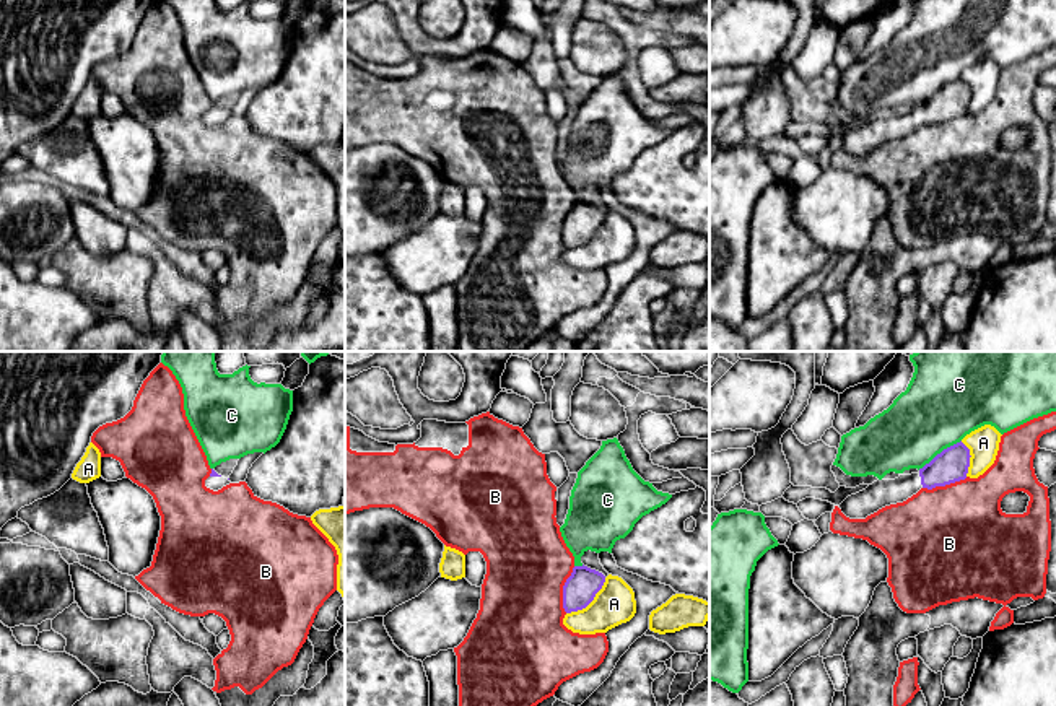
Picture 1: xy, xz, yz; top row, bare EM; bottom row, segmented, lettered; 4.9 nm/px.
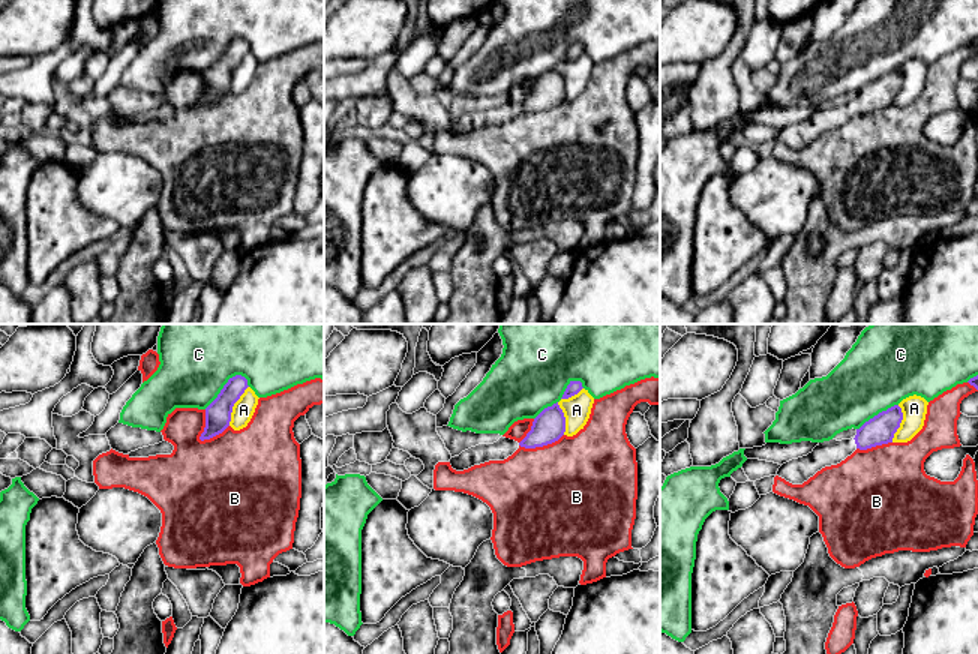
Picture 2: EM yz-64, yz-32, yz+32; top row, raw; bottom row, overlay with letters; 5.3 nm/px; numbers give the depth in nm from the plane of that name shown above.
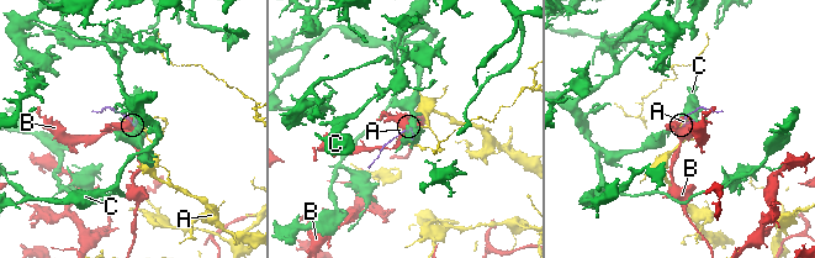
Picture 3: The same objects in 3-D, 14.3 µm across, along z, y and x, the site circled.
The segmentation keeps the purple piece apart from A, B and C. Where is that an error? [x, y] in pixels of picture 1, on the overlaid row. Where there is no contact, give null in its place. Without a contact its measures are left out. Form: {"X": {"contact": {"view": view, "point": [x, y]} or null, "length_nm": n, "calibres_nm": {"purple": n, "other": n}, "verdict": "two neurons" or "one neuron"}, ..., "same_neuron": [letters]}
{"A": {"contact": {"view": "xz", "point": [589, 602]}, "length_nm": 260, "calibres_nm": {"purple": 160, "other": 200}, "verdict": "two neurons"}, "B": {"contact": {"view": "xz", "point": [563, 589]}, "length_nm": 240, "calibres_nm": {"purple": 160, "other": 420}, "verdict": "two neurons"}, "C": {"contact": {"view": "yz", "point": [941, 453]}, "length_nm": 260, "calibres_nm": {"purple": 170, "other": 400}, "verdict": "two neurons"}, "same_neuron": []}

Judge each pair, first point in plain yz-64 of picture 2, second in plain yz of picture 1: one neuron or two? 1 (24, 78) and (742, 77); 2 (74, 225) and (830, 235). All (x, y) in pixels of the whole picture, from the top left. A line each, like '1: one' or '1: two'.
1: two
2: two

